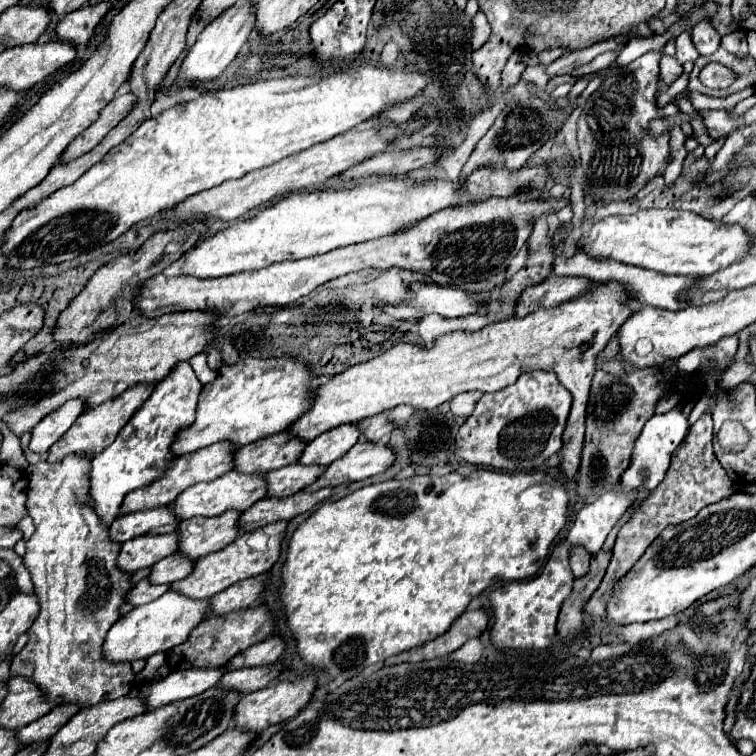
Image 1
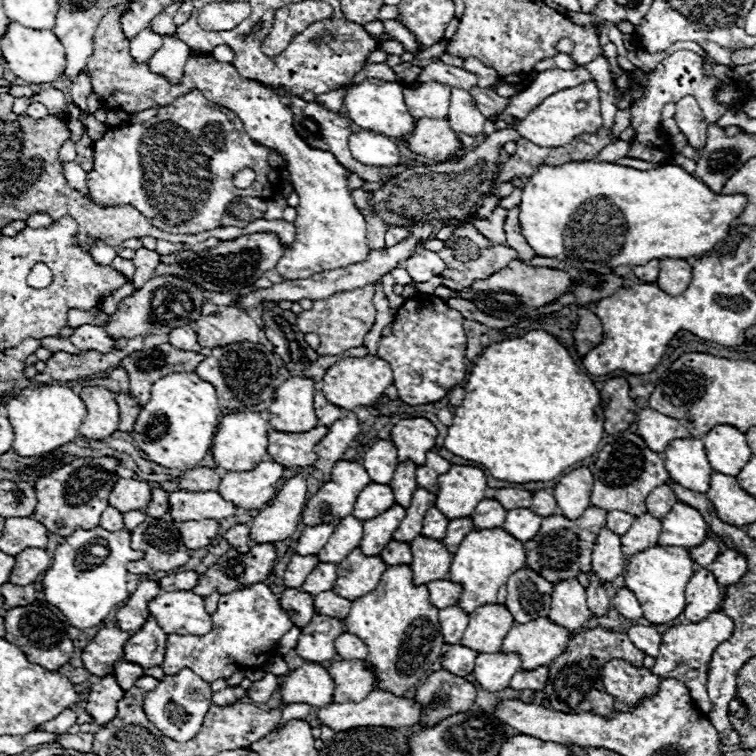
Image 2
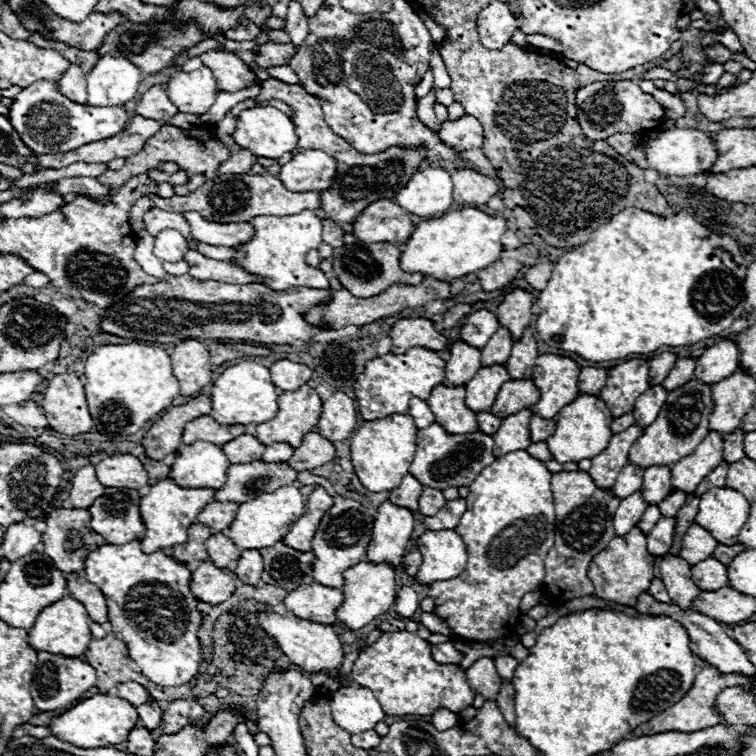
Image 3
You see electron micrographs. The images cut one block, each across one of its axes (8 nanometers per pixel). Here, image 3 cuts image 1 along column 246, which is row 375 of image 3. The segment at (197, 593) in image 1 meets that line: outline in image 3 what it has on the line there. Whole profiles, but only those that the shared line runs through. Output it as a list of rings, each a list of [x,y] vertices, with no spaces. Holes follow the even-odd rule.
[[[554,354],[538,356],[536,366],[542,370],[542,376],[534,374],[532,380],[540,392],[540,400],[530,408],[540,418],[554,418],[566,404],[578,398],[580,368],[574,360]]]

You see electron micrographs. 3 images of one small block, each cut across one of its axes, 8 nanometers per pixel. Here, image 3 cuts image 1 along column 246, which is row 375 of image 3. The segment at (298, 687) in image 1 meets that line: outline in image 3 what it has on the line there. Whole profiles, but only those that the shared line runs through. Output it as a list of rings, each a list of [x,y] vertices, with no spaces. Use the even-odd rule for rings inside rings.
[[[724,340],[712,348],[706,348],[696,362],[694,378],[704,384],[716,384],[740,370],[740,352],[734,342]]]

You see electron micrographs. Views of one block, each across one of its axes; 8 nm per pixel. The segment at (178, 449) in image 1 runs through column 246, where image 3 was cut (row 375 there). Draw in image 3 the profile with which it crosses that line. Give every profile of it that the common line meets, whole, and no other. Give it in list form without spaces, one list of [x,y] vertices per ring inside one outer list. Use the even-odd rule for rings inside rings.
[[[410,348],[406,354],[386,354],[382,358],[370,360],[352,386],[358,398],[358,412],[364,420],[378,420],[392,414],[408,414],[410,398],[428,400],[432,388],[442,384],[444,366],[446,362],[440,358],[440,354],[426,348]]]

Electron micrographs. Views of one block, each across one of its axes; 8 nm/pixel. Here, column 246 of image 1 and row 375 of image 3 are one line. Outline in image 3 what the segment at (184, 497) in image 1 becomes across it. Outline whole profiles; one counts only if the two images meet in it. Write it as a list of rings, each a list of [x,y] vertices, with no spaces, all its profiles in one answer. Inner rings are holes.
[[[488,366],[480,368],[476,376],[466,384],[466,406],[472,412],[488,412],[496,400],[500,386],[510,380],[504,366]]]

